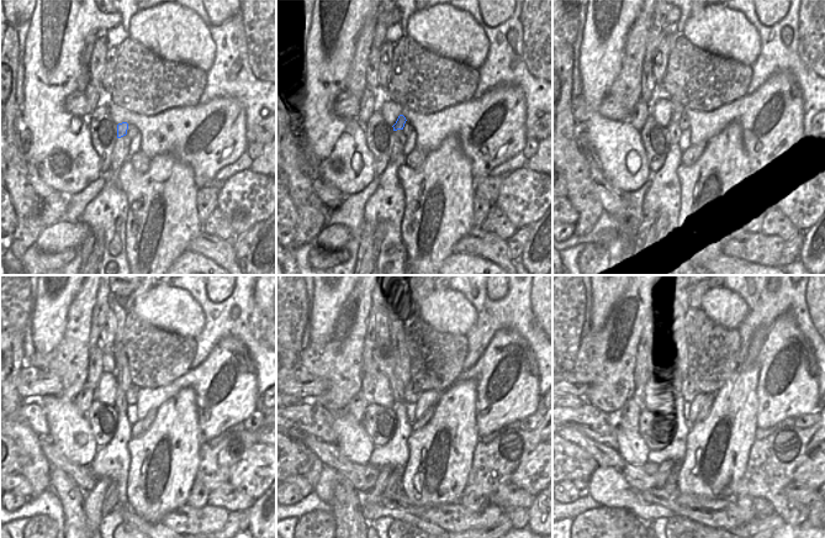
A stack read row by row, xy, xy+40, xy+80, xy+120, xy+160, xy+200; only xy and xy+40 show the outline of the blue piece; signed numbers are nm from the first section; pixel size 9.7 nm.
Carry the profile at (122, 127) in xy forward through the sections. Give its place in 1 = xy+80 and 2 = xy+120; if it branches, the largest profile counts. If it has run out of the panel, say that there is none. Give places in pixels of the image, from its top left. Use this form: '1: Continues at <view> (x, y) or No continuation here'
1: Continues at xy+80 (677, 109)
2: Continues at xy+120 (121, 364)

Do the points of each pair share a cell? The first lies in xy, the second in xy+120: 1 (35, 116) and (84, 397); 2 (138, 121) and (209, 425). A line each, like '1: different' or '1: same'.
1: different
2: same

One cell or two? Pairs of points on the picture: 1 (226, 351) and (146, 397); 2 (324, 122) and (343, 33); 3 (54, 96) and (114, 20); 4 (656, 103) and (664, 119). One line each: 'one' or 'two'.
1: one
2: one
3: one
4: one

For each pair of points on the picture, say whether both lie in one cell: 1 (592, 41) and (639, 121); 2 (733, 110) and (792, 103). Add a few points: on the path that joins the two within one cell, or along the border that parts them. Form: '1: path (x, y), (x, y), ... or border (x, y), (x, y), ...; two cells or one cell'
1: border (627, 120), (640, 131); two cells
2: path (747, 110), (775, 110), (777, 107); one cell

